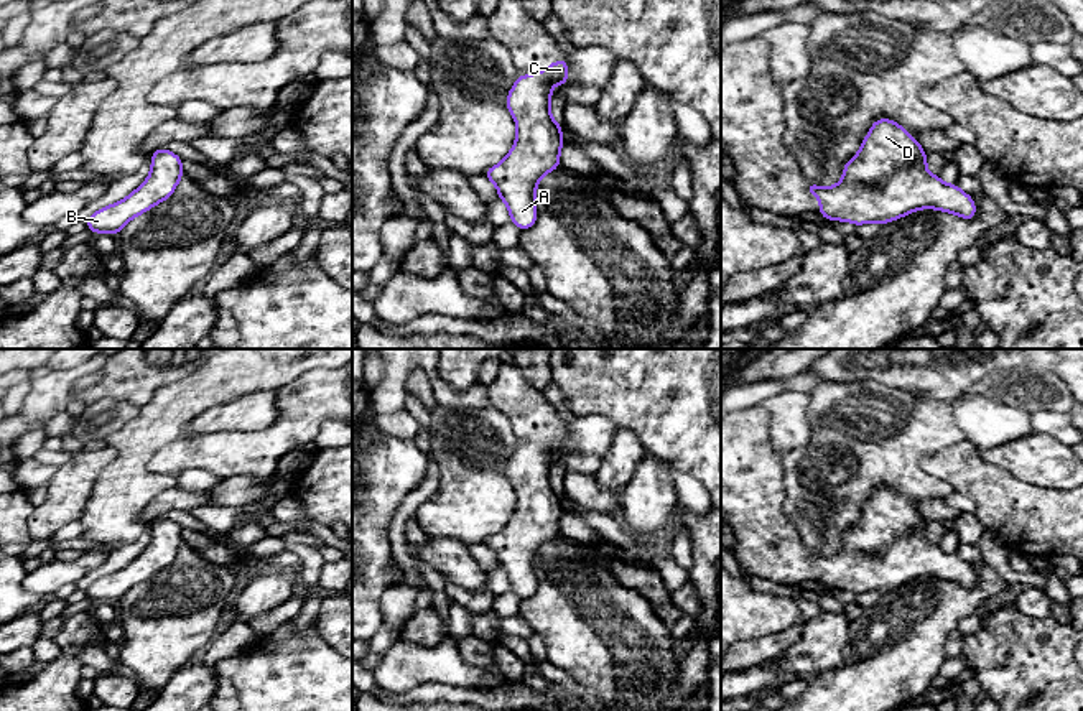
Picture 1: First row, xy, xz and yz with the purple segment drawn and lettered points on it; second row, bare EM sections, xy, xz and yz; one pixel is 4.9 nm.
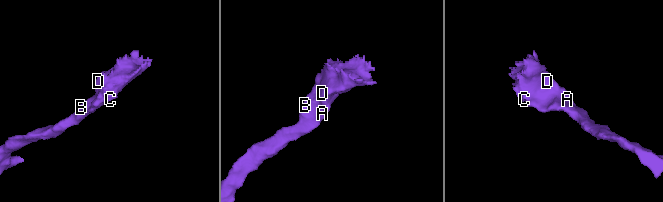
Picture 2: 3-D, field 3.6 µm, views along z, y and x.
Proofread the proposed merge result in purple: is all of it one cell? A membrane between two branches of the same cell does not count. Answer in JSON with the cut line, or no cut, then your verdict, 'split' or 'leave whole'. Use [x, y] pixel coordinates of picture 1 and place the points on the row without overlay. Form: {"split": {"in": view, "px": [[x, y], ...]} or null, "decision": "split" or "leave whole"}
{"split": null, "decision": "leave whole"}

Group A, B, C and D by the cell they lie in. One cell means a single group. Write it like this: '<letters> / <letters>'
A B C D

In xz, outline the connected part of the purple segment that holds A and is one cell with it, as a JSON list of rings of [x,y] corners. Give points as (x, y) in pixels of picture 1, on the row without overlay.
[[[560,428],[542,441],[518,444],[507,462],[507,477],[517,492],[512,518],[482,543],[490,548],[499,568],[509,576],[510,591],[523,601],[537,591],[535,560],[540,548],[560,537],[565,512],[561,497],[551,486],[555,453],[568,454],[568,430]]]

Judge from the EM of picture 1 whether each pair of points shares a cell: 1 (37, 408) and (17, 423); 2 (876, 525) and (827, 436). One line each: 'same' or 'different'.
1: same
2: different

